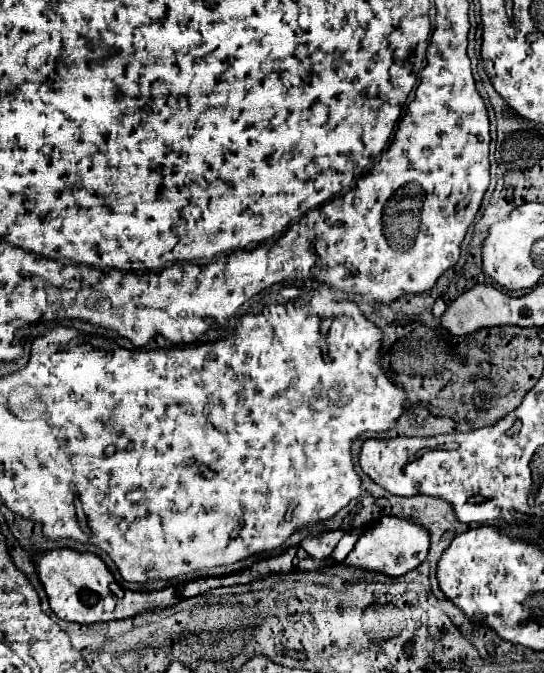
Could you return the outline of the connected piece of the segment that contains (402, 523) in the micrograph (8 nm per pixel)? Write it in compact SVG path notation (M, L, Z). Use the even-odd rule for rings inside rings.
M383 517L361 531L359 541L355 549L347 555L345 565L359 567L363 571L375 571L389 577L405 575L407 571L419 567L429 551L429 533L417 525L411 519L399 519L399 517ZM397 559L403 559L403 563L397 563Z

